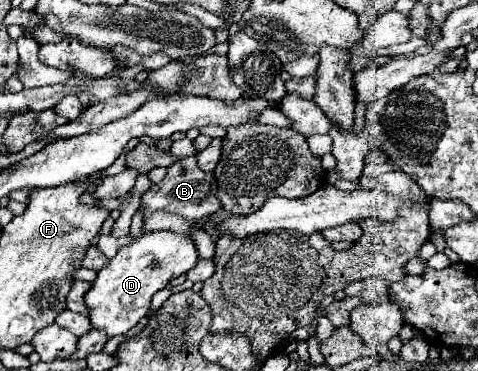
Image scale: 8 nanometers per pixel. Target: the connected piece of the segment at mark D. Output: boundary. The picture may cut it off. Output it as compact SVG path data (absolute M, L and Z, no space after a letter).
M150 232L142 234L136 242L122 246L118 254L102 268L86 292L86 308L90 310L90 328L106 330L108 336L126 334L138 324L142 316L150 310L152 296L166 288L172 278L186 274L198 262L196 248L186 234L176 232Z

